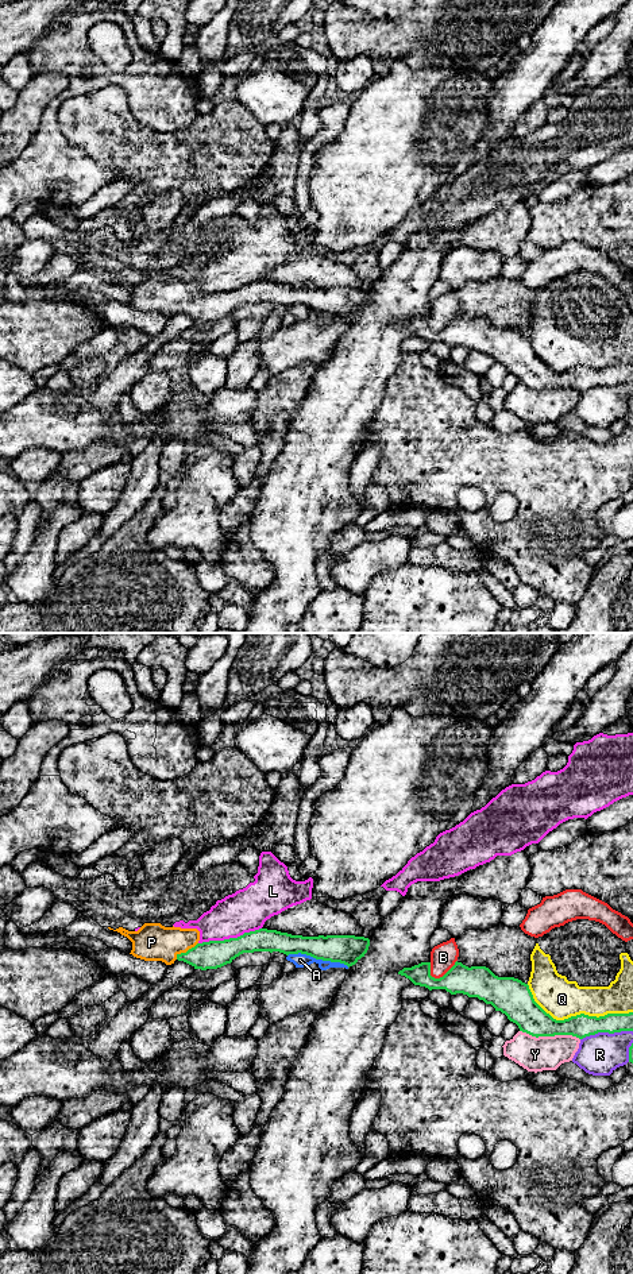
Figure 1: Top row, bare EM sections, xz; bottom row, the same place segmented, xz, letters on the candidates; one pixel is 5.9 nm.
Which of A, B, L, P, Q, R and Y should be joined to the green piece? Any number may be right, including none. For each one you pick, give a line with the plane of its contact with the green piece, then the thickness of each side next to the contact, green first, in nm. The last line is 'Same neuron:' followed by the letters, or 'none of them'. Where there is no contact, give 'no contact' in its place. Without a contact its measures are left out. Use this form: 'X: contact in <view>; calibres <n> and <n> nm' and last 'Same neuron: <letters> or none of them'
P: contact in xz; calibres 170 and 220 nm
Same neuron: P

